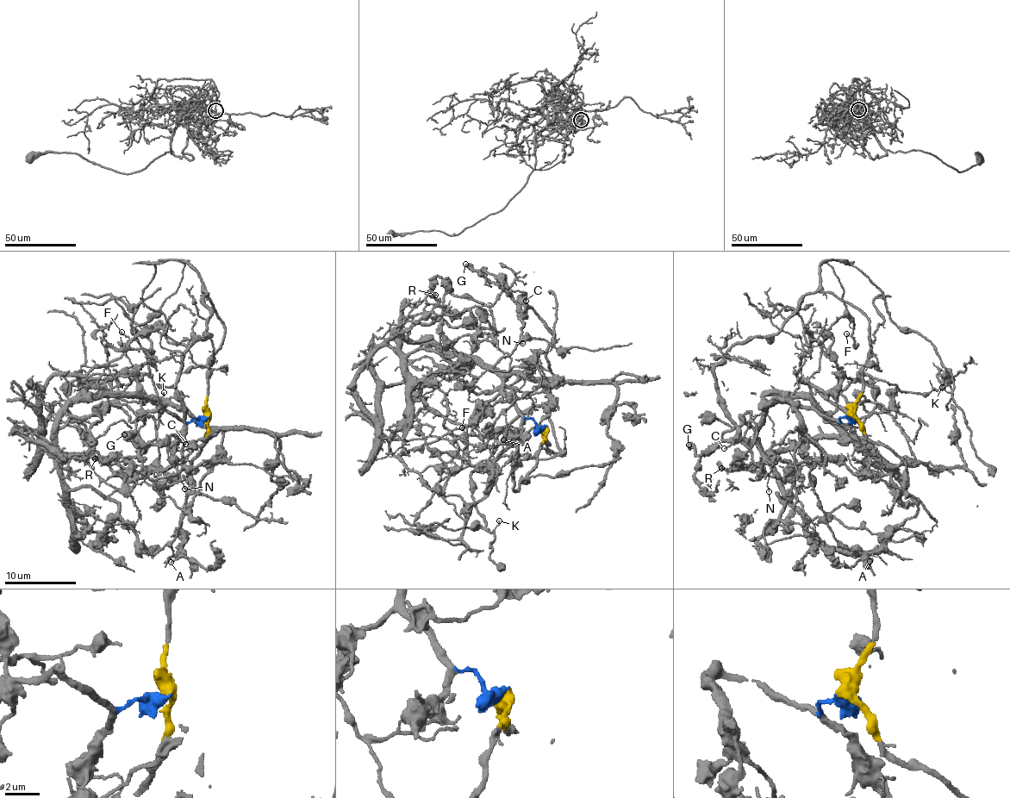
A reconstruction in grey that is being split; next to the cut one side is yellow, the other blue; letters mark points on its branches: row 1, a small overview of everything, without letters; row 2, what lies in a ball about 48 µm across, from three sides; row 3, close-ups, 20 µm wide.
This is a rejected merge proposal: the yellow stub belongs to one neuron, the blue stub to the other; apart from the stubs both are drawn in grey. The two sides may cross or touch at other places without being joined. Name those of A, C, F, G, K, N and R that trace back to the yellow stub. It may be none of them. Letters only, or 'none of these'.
A, C, F, G, K, N

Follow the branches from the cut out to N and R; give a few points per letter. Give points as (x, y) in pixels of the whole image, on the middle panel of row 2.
N: (545, 429), (546, 445), (564, 453), (548, 417), (554, 333), (525, 296), (518, 297), (522, 343)
R: (545, 429), (489, 370), (395, 334), (436, 295)

